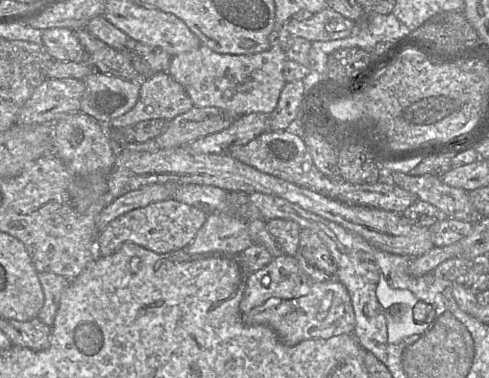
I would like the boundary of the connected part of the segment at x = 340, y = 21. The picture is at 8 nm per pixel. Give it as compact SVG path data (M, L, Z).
M328 6L303 21L289 19L285 34L302 37L310 42L331 41L351 35L355 22L345 18Z

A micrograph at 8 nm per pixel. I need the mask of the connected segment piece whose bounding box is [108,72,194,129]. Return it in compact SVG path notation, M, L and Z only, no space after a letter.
M155 73L140 81L140 94L136 105L108 124L113 129L122 129L150 119L170 121L193 106L183 86L170 74Z

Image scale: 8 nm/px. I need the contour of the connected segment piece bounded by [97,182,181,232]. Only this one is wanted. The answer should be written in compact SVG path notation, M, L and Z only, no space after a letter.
M170 182L150 184L116 198L99 213L97 217L98 232L131 210L145 207L154 202L173 199L180 185Z

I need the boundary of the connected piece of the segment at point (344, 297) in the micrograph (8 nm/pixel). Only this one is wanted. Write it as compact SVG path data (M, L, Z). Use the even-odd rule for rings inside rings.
M282 254L265 267L249 274L240 313L247 325L267 325L287 346L295 346L309 339L328 339L352 334L355 315L346 287L336 278L315 281L306 274L294 256Z

